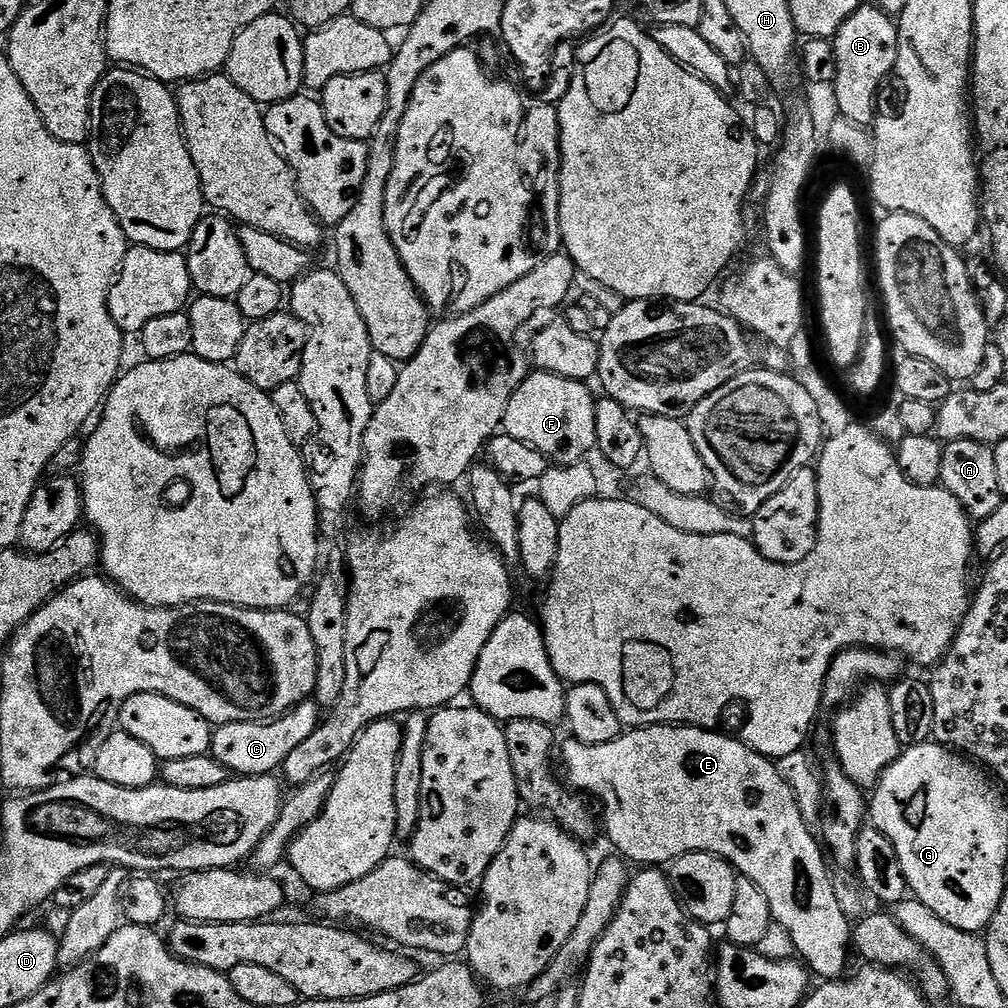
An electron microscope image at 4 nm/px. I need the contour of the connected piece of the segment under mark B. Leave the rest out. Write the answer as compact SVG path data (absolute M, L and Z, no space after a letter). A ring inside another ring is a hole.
M861 6L837 30L834 43L838 54L838 78L834 85L836 108L843 119L861 126L871 125L878 111L876 91L885 87L892 75L900 49L897 21L875 6Z

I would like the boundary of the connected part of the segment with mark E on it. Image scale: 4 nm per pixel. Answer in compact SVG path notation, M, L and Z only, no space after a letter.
M655 724L625 731L614 742L602 742L602 746L590 746L568 738L561 748L559 745L558 756L560 752L564 772L568 775L567 783L577 793L597 796L604 803L602 828L608 831L613 846L622 855L640 864L636 866L668 866L688 852L721 856L766 896L773 921L788 931L796 947L796 956L815 975L817 972L824 976L820 978L843 977L854 928L840 905L837 881L832 881L828 873L825 849L820 840L812 837L804 821L805 809L801 808L786 778L782 778L779 767L748 747L743 739L722 733L678 724Z

